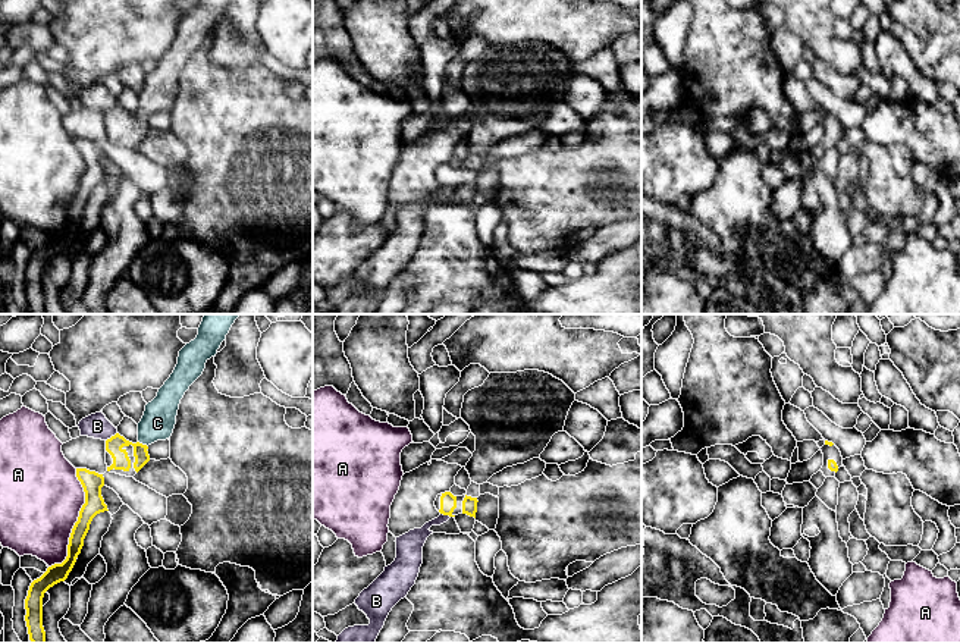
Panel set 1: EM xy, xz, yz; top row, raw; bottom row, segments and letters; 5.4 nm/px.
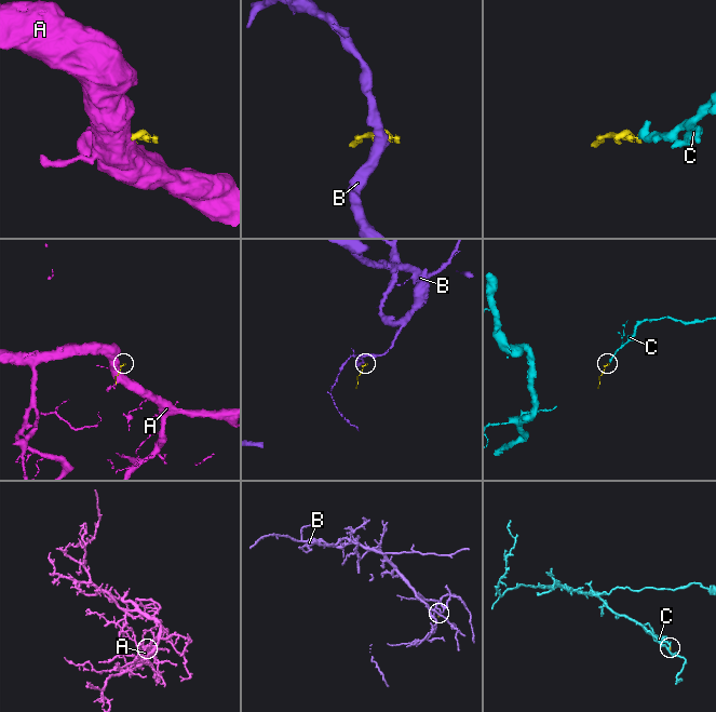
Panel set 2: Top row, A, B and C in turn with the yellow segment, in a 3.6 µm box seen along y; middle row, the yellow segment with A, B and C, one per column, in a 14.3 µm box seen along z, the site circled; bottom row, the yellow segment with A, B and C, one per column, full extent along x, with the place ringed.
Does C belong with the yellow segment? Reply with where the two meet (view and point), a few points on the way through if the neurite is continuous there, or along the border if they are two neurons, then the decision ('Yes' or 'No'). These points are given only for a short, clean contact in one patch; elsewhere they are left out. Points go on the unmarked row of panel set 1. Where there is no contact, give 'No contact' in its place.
Touches yellow at xy (141, 115). Path across: xy (121, 132), (125, 115), (141, 115), (157, 94). Yes

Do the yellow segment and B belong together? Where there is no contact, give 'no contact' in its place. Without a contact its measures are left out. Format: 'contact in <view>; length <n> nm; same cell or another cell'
contact in xy; length 80 nm; another cell

